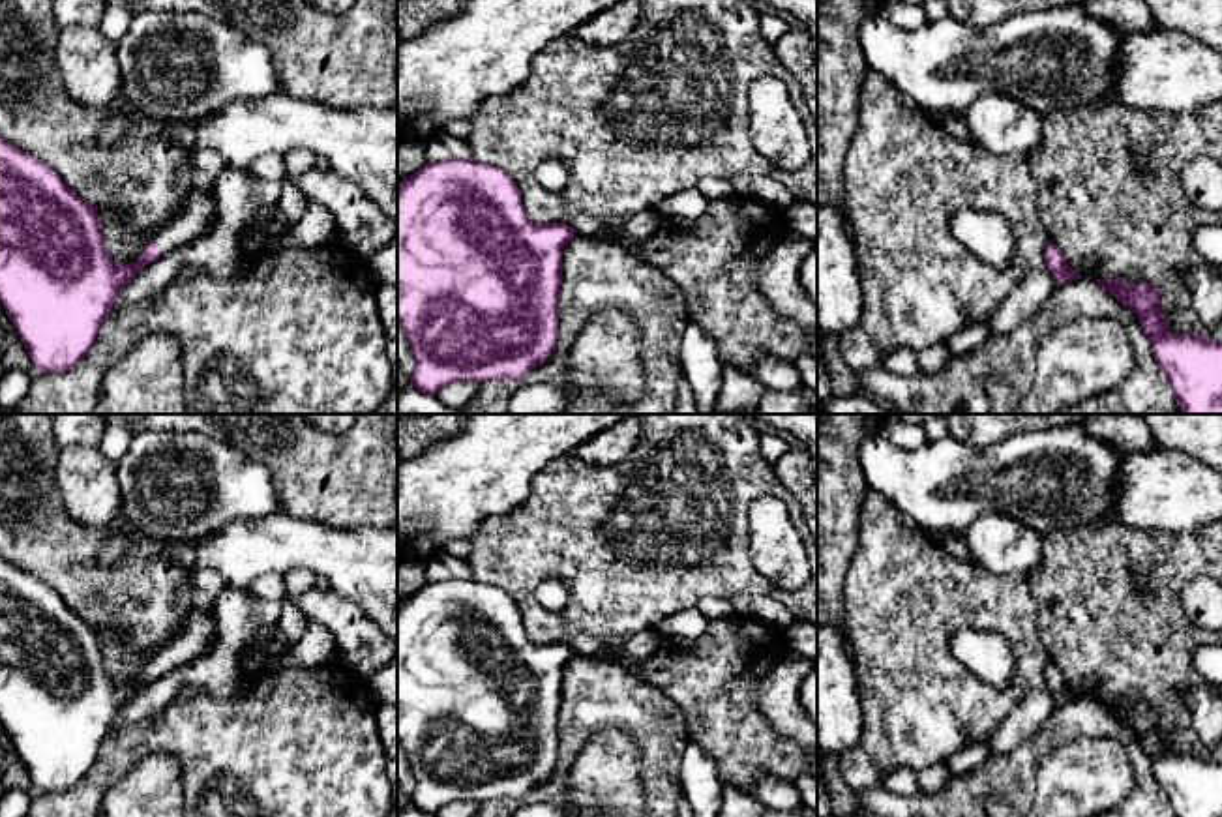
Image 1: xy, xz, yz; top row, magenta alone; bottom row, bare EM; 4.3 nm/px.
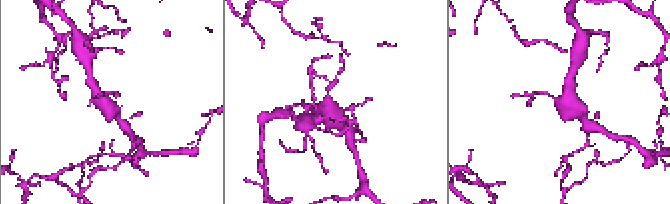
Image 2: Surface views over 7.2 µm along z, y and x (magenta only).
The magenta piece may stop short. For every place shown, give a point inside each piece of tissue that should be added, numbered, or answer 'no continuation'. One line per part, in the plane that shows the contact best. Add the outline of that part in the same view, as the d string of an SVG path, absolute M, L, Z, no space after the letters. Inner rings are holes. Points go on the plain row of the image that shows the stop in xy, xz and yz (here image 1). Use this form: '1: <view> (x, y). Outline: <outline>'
1: xy (199, 630). Outline: M193 607L184 626L156 654L154 663L161 676L199 656L217 639L217 622L212 611Z

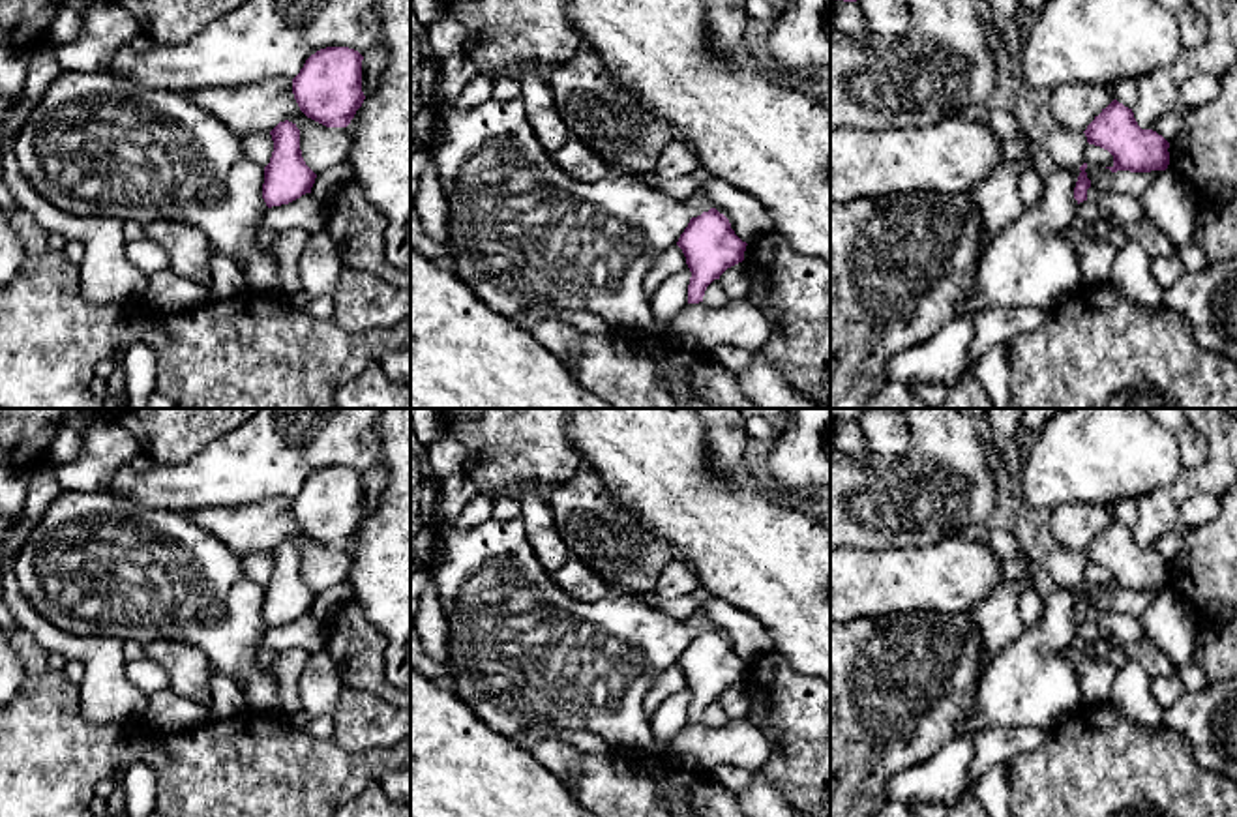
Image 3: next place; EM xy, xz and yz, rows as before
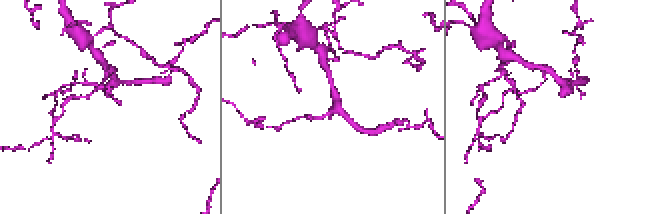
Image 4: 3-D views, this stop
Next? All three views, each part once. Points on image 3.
no continuation

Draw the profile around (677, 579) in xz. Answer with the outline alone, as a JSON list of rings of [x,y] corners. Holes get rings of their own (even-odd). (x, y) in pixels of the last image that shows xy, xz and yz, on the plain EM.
[[[673,558],[656,581],[654,592],[665,600],[692,596],[701,583],[692,566],[682,558]]]

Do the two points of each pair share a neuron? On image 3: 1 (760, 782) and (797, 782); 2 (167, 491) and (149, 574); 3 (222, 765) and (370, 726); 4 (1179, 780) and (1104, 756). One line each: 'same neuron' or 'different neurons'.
1: different neurons
2: different neurons
3: different neurons
4: same neuron

